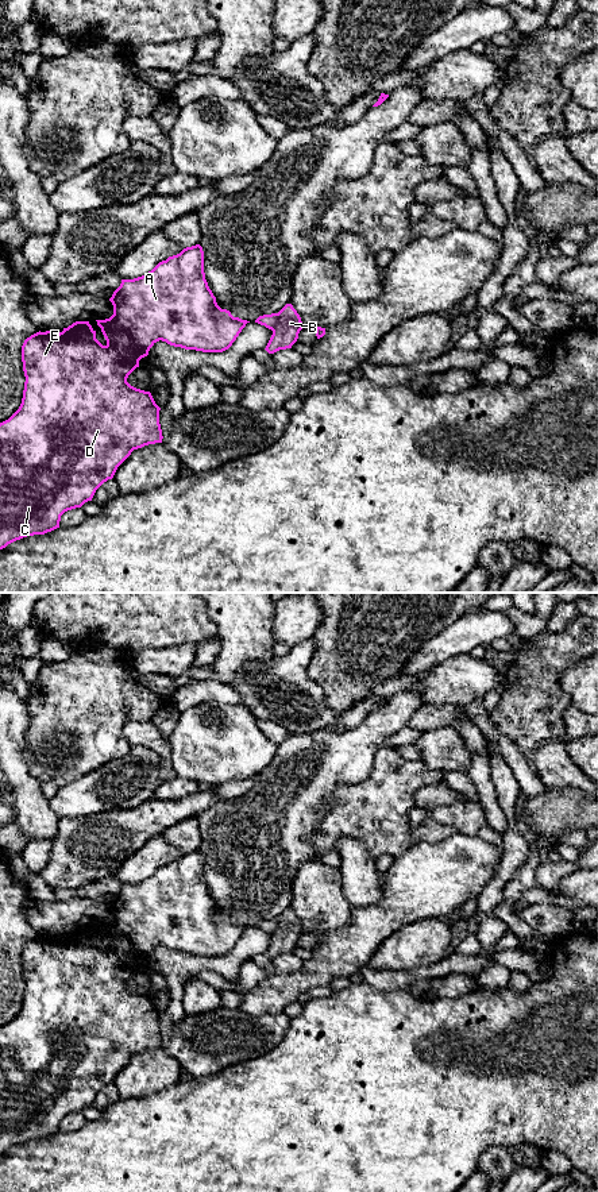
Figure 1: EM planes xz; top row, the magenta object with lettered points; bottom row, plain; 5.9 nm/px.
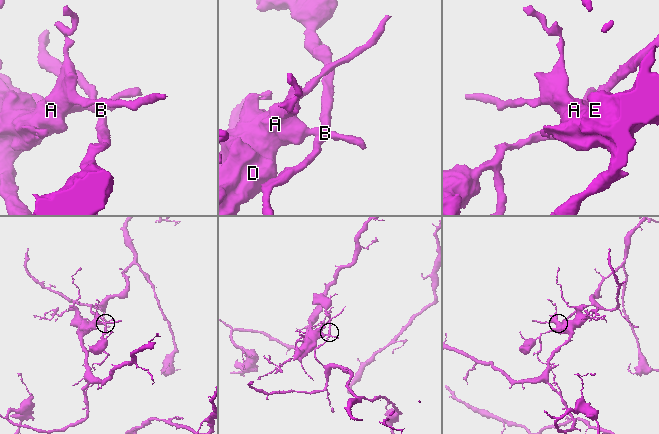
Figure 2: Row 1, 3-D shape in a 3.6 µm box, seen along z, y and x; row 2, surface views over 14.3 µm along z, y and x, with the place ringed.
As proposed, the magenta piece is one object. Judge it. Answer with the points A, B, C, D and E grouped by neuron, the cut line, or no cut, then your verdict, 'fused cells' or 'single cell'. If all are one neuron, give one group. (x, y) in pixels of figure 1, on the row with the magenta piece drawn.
A C D E / B | xz (280, 312), (280, 320), (273, 331) | fused cells

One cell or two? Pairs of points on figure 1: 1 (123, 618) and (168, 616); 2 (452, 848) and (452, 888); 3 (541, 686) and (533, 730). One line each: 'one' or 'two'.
1: one
2: one
3: one

